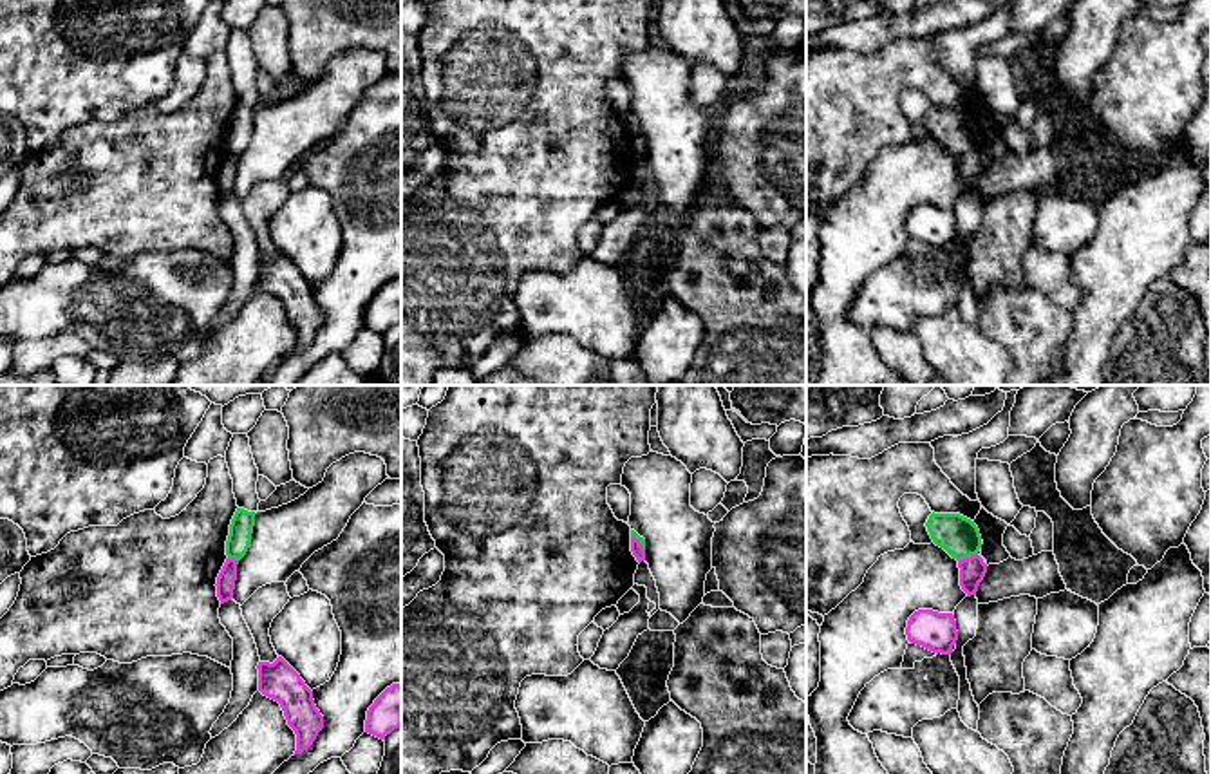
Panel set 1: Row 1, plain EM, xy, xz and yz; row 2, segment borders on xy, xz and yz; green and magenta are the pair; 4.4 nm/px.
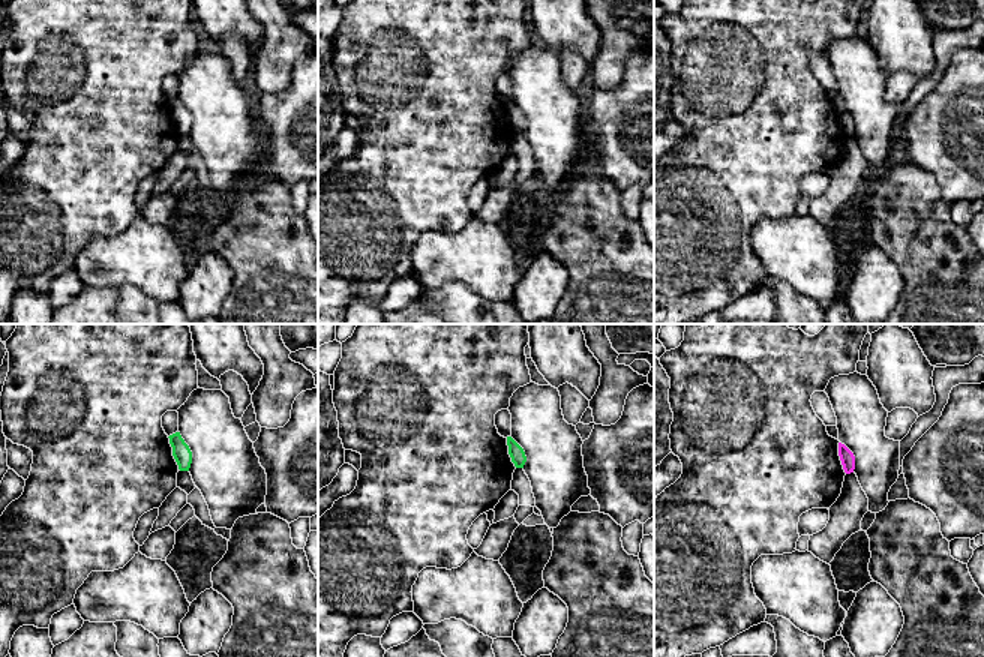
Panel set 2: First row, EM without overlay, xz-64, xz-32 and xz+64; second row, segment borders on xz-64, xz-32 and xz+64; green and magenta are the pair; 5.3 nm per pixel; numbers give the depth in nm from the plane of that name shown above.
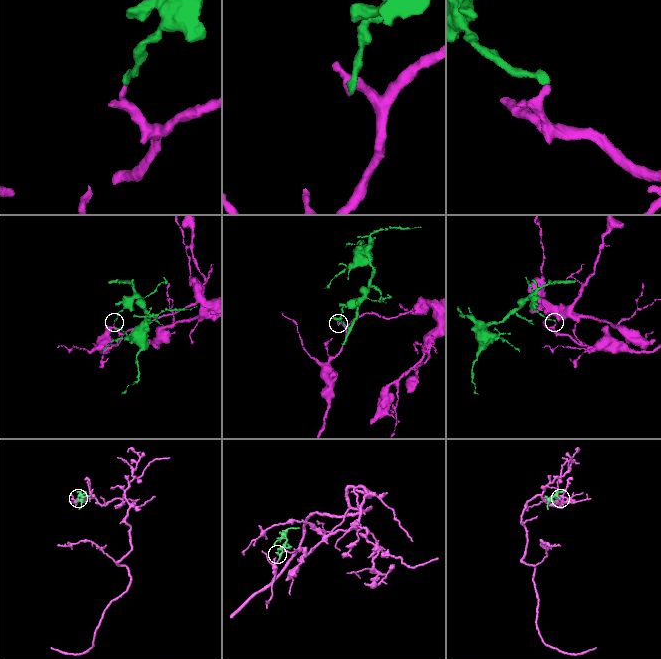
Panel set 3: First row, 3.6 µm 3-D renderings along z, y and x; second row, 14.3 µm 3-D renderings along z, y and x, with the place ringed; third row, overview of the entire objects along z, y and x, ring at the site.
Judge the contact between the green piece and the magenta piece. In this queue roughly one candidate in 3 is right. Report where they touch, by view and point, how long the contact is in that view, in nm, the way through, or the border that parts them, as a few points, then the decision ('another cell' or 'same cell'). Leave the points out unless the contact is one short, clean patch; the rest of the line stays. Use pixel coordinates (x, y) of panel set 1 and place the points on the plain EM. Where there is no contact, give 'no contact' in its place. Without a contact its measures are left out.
contact yz (967, 151); length 100 nm; border yz (976, 147), (958, 156); another cell

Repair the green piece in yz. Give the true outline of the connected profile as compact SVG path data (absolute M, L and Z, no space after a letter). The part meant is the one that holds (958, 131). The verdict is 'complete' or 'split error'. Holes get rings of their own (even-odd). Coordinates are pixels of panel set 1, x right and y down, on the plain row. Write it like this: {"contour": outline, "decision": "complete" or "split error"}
{"contour": "M931 109L927 127L933 137L943 143L953 154L962 156L976 150L981 143L981 130L974 116L960 109Z", "decision": "complete"}

